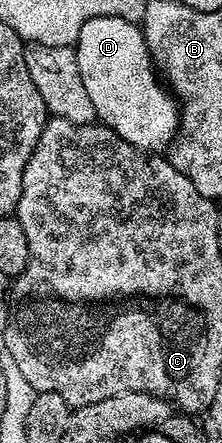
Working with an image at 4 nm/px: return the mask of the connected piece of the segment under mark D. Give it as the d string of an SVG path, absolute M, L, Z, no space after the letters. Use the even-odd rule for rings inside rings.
M94 17L82 25L82 29L78 33L78 37L74 44L74 50L78 57L78 73L82 73L82 85L86 85L86 94L90 96L90 101L94 105L94 113L96 114L97 120L114 133L118 133L118 137L122 137L122 141L134 145L140 151L160 153L165 149L171 148L178 135L178 128L180 126L180 108L172 92L169 91L167 86L162 82L161 76L158 74L152 62L152 58L148 52L148 46L144 40L143 30L141 30L137 24L131 23L130 21L122 21L122 17Z

